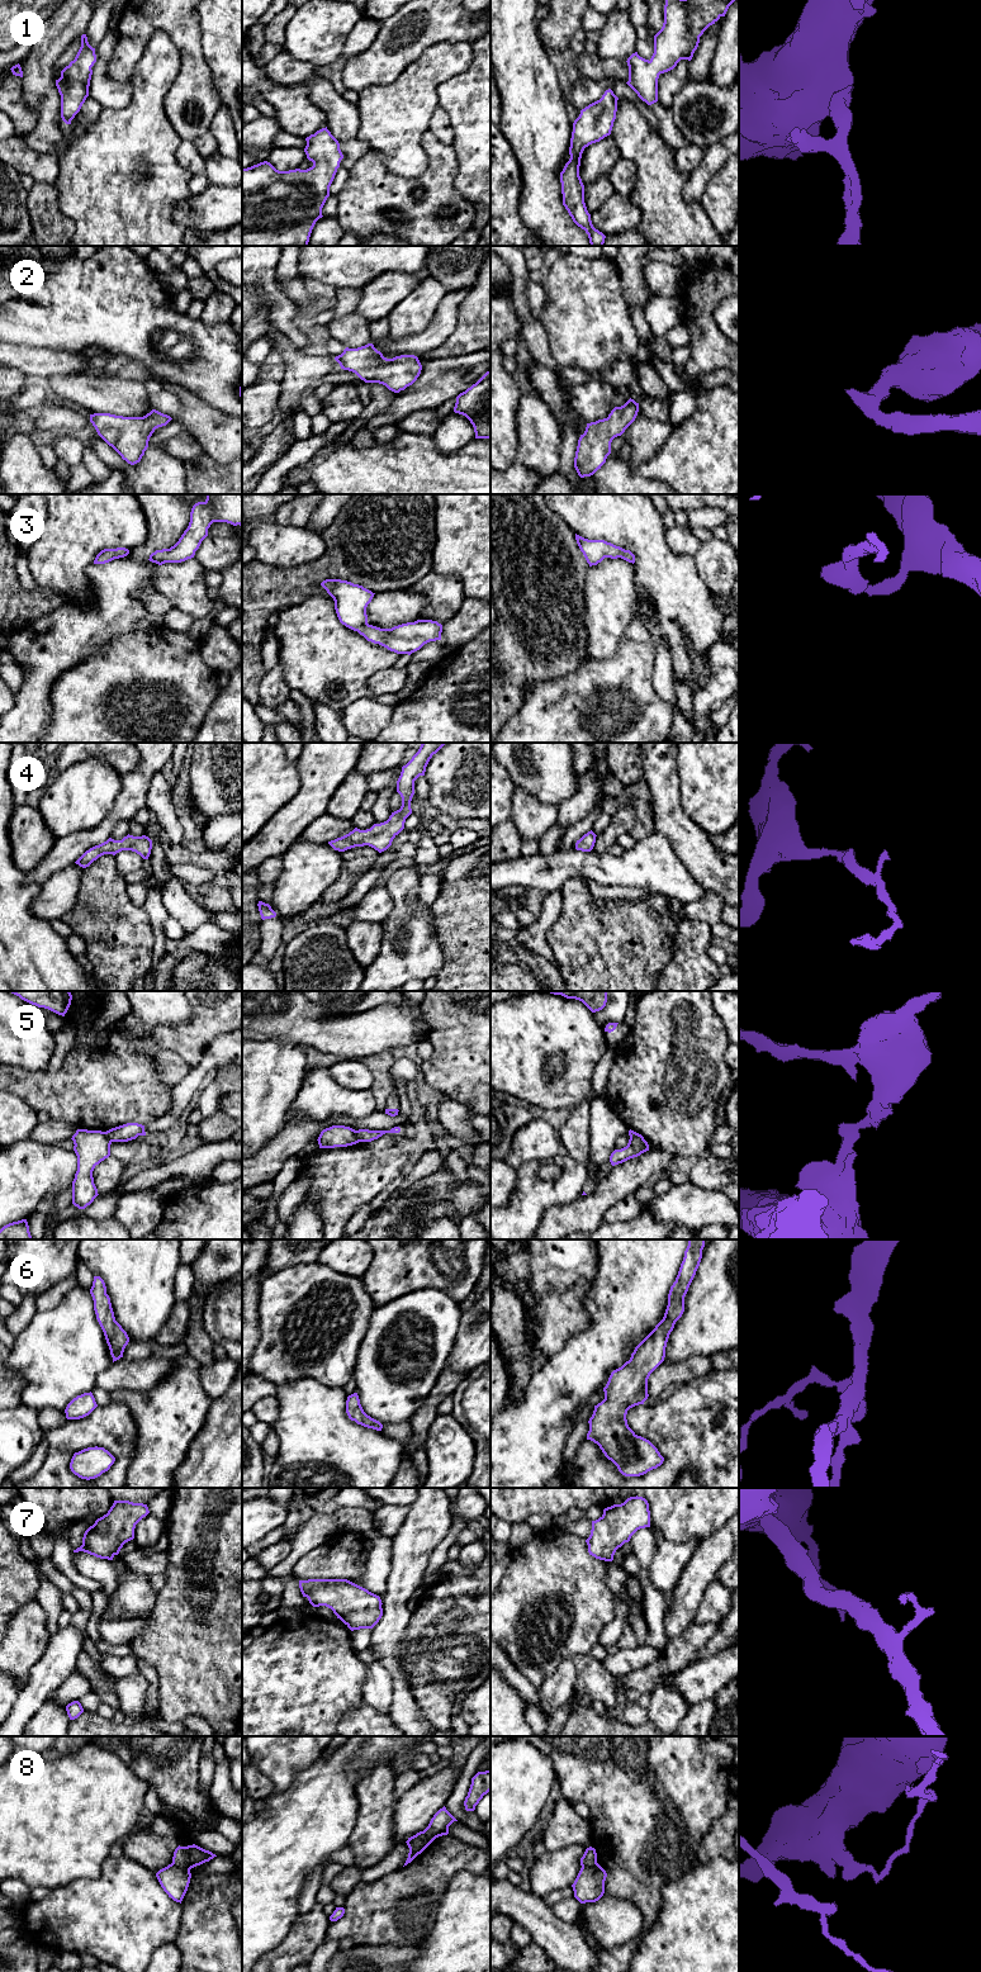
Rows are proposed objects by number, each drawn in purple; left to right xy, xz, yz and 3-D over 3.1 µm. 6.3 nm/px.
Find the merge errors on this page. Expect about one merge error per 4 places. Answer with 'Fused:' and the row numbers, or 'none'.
Fused: 5, 8

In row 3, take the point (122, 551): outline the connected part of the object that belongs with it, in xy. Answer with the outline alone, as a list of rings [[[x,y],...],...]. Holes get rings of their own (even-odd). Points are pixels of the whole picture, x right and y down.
[[[125,547],[104,549],[96,555],[94,564],[105,564],[114,559],[124,558],[128,554],[129,554],[129,550]]]

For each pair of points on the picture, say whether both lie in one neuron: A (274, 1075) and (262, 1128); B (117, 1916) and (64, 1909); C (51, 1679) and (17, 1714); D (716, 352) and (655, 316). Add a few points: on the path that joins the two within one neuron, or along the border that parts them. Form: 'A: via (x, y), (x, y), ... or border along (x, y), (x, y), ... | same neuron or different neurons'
A: via (270, 1088), (270, 1094), (262, 1101), (262, 1115) | same neuron
B: via (104, 1916), (76, 1916) | same neuron
C: via (42, 1688), (25, 1705) | same neuron
D: border along (679, 297), (683, 303), (683, 322) | different neurons

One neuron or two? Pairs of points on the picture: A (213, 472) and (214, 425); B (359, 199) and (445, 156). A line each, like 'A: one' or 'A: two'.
A: two
B: one

